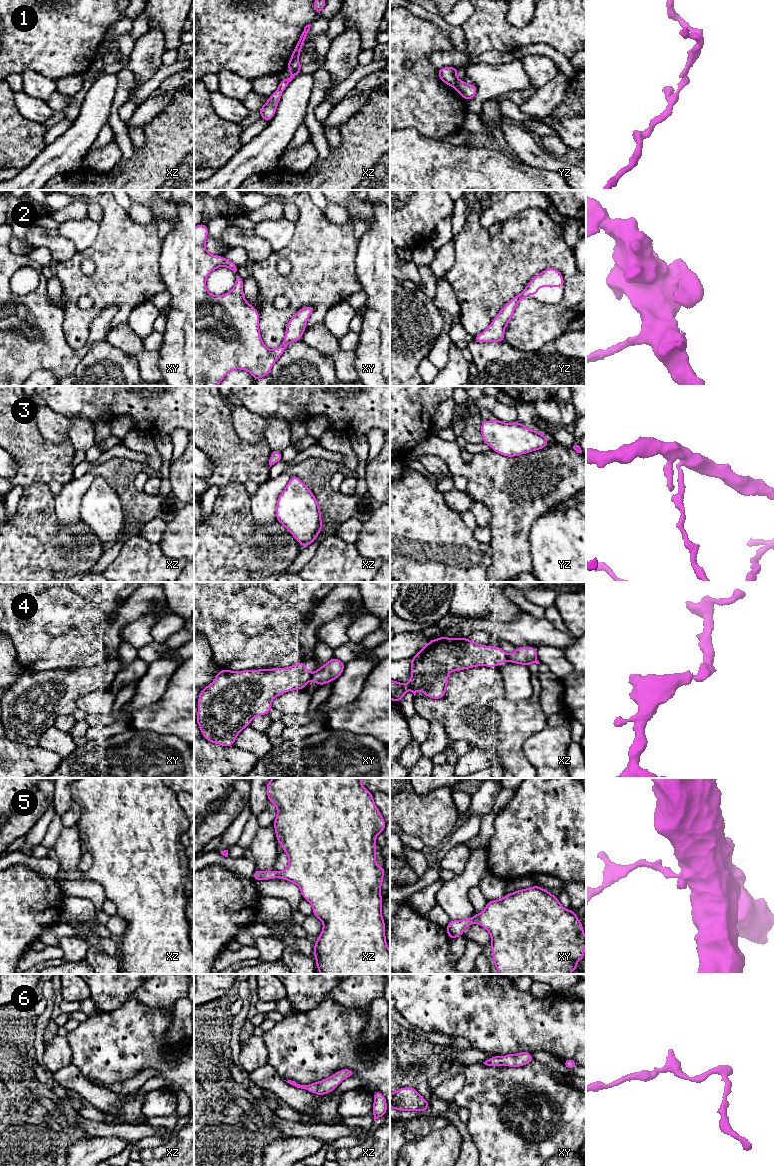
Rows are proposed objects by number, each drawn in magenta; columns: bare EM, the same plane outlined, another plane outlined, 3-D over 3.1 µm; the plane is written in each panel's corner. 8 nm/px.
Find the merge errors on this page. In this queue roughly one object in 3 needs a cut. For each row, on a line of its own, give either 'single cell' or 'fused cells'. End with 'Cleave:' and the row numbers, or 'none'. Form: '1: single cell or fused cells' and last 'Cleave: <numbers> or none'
1: fused cells
2: single cell
3: single cell
4: fused cells
5: single cell
6: single cell
Cleave: 1, 4

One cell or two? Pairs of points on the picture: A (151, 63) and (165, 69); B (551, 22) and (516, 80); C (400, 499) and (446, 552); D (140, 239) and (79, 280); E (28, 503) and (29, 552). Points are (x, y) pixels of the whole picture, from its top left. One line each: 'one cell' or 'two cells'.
A: two cells
B: two cells
C: one cell
D: one cell
E: one cell

